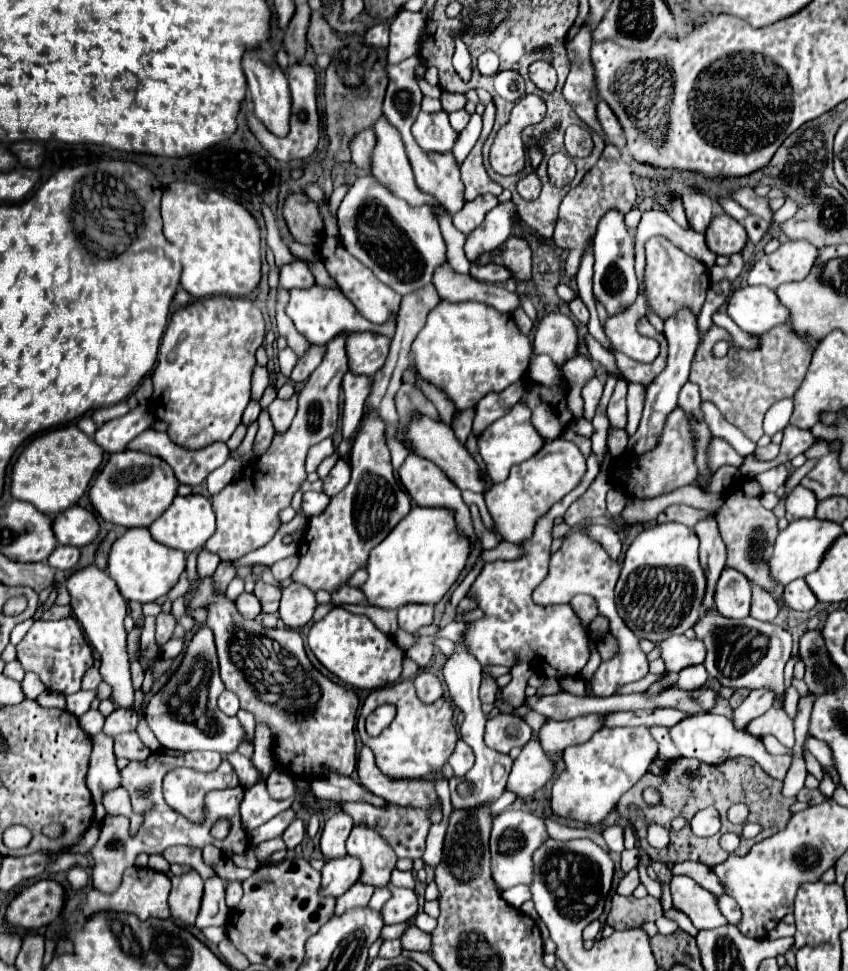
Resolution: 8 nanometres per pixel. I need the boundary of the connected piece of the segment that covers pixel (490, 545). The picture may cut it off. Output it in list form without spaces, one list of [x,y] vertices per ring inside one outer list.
[[[470,505],[469,509],[471,512],[475,533],[481,543],[482,549],[489,550],[495,548],[499,544],[500,539],[493,532],[486,529],[477,506]]]

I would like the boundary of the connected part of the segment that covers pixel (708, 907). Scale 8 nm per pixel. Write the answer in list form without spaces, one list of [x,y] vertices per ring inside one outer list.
[[[687,876],[671,878],[673,908],[687,914],[697,930],[713,930],[725,926],[727,920],[717,908],[717,898]]]

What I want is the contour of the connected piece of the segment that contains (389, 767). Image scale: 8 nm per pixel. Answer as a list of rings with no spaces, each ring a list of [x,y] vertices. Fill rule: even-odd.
[[[399,680],[391,686],[373,690],[361,708],[357,732],[361,742],[373,750],[379,770],[391,780],[419,780],[429,774],[441,772],[459,740],[457,728],[453,724],[453,706],[447,704],[445,700],[437,700],[433,704],[421,702],[415,694],[413,682],[409,680]],[[379,704],[397,704],[397,716],[391,722],[391,726],[387,726],[377,738],[371,738],[365,732],[365,718]]]

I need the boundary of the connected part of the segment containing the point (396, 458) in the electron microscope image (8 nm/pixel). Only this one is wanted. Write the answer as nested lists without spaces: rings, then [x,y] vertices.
[[[395,438],[393,440],[389,440],[387,442],[387,446],[389,446],[389,450],[391,450],[391,458],[393,458],[393,466],[395,466],[395,470],[401,466],[401,462],[407,458],[409,455],[409,450],[403,446],[401,442],[397,442]]]

